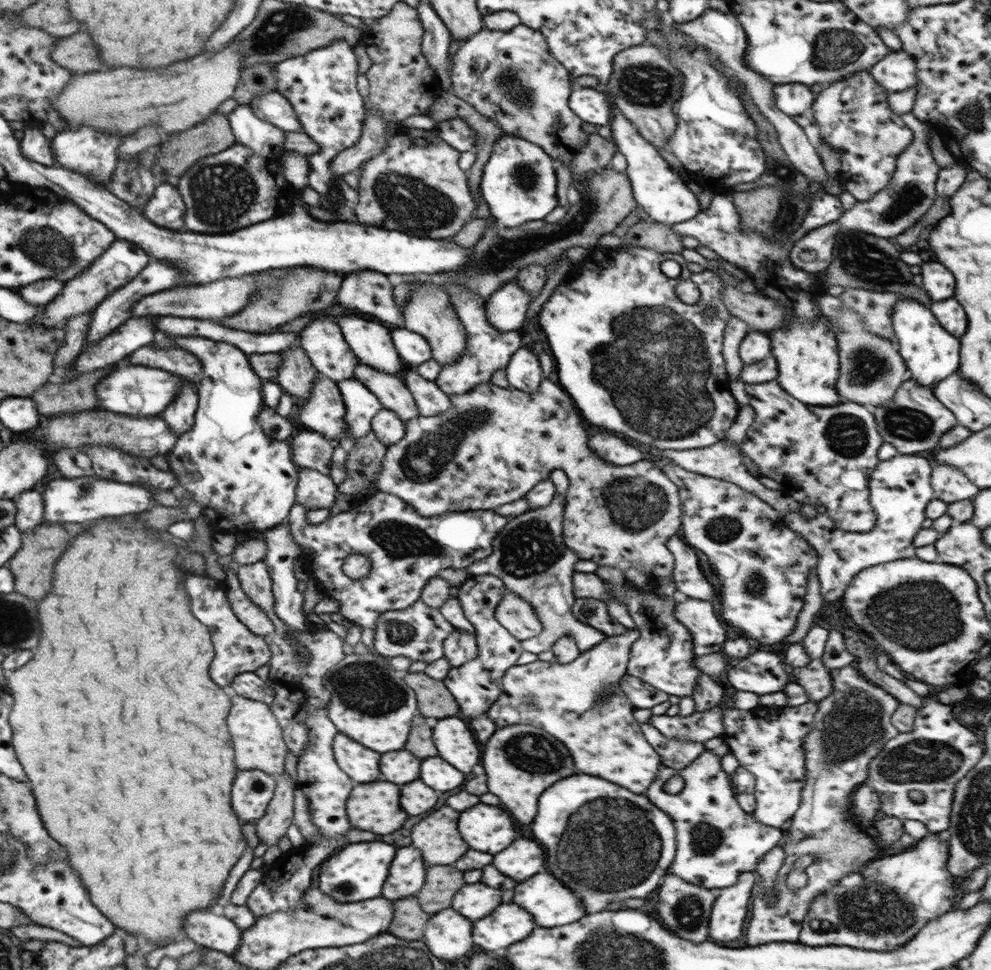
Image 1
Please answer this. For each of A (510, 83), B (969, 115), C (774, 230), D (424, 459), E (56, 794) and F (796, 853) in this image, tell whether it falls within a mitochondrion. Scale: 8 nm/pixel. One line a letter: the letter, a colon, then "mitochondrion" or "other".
A: mitochondrion
B: mitochondrion
C: mitochondrion
D: mitochondrion
E: other
F: other

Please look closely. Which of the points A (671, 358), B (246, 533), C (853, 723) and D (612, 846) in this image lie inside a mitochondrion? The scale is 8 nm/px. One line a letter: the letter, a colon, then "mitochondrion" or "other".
A: mitochondrion
B: other
C: mitochondrion
D: mitochondrion

